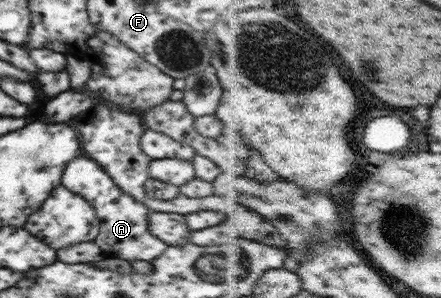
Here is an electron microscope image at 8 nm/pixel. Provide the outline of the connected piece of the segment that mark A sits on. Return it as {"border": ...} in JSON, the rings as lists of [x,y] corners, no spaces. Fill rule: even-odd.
{"border":[[[84,154],[70,161],[62,173],[61,186],[83,196],[94,207],[99,220],[99,233],[94,242],[107,259],[151,262],[166,251],[166,243],[149,231],[150,210],[141,202],[136,202],[133,196],[126,194],[94,159]]]}

